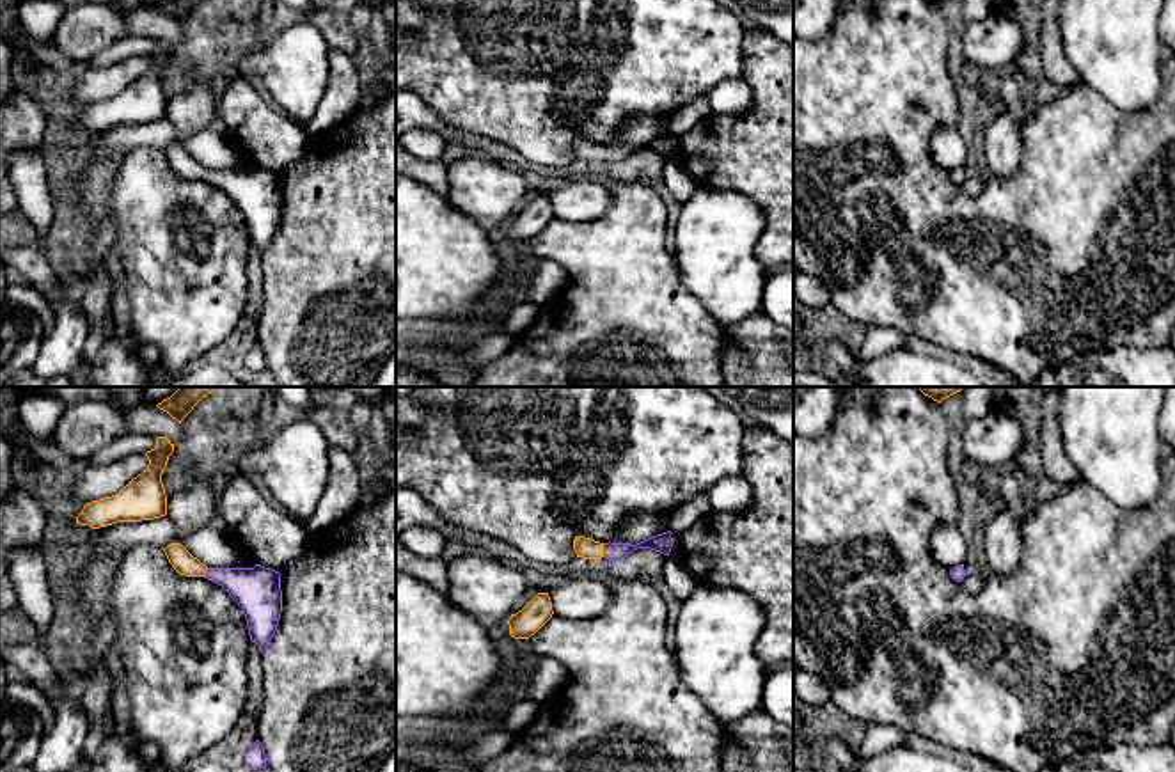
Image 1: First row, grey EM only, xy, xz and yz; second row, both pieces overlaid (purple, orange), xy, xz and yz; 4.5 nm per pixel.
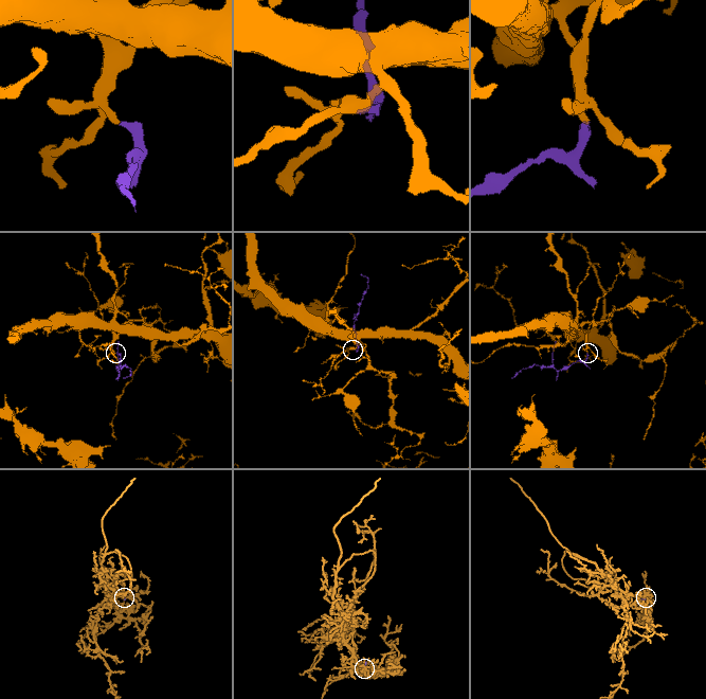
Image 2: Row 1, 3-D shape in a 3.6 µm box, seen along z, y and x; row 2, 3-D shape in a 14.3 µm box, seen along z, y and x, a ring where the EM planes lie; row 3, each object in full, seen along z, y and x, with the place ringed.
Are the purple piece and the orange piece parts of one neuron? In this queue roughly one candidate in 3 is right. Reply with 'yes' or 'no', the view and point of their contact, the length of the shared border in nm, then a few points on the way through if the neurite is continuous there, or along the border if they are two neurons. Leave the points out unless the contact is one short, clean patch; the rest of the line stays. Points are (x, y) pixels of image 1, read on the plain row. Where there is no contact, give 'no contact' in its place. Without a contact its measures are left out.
yes | xz (604, 153) | 60 nm | across xz (611, 153), (604, 153), (584, 149)

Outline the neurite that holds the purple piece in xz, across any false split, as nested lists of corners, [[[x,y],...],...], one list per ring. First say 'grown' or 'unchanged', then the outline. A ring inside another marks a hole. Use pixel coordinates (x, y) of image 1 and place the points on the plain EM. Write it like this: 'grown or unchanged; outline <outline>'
grown; outline [[[671,133],[651,138],[637,147],[632,146],[600,146],[595,144],[591,140],[586,138],[577,138],[573,142],[573,153],[577,156],[577,160],[582,161],[611,161],[611,163],[618,163],[618,161],[625,161],[628,156],[632,156],[637,151],[650,151],[655,154],[660,154],[664,158],[669,158],[671,151],[673,151],[673,140],[671,140]]]

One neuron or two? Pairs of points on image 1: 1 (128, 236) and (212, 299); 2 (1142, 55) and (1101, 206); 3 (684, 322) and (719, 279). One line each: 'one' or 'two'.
1: one
2: two
3: two

